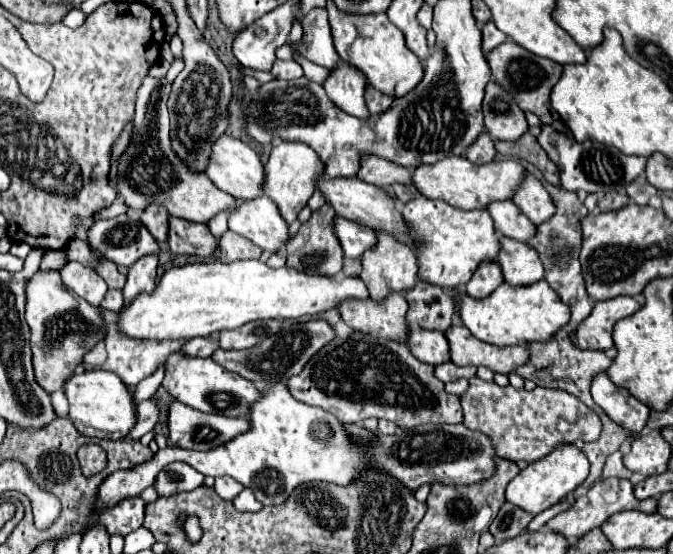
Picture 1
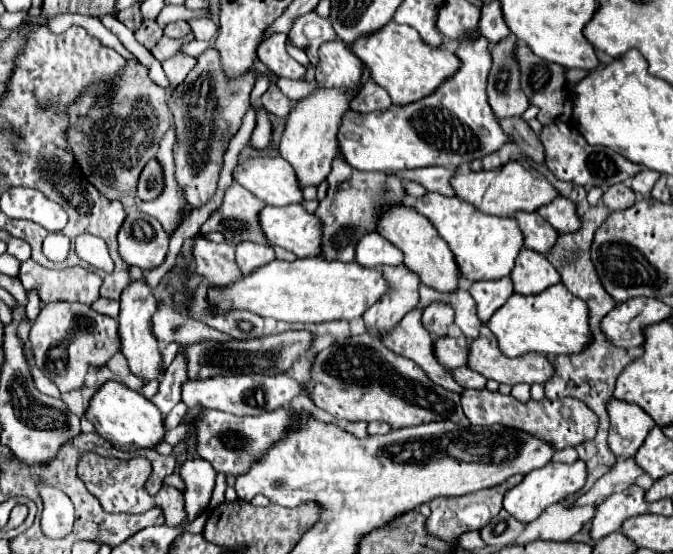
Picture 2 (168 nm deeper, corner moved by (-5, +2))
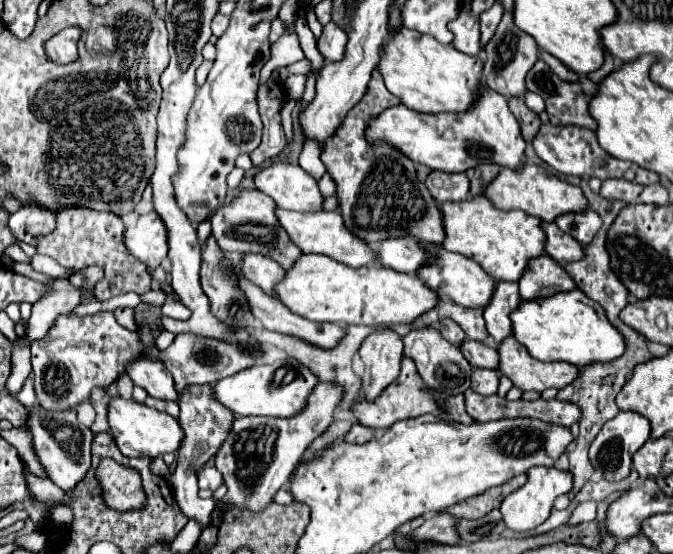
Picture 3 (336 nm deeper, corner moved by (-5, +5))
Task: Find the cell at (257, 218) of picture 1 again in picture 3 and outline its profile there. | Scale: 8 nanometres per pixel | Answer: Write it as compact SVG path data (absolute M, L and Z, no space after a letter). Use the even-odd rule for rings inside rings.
M276 208L276 218L280 226L286 230L290 240L304 252L304 254L324 254L330 256L338 262L344 262L346 266L360 268L376 262L374 252L368 248L366 242L360 242L352 234L348 234L348 228L344 226L342 218L338 212L328 212L328 210L318 210L318 212L290 212Z

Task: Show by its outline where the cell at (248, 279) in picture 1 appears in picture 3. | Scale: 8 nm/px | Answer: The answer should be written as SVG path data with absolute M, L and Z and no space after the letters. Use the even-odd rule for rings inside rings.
M302 254L274 290L280 302L294 314L312 322L336 322L344 326L392 326L412 322L438 302L434 290L424 286L414 274L400 274L378 264L352 268L320 254Z

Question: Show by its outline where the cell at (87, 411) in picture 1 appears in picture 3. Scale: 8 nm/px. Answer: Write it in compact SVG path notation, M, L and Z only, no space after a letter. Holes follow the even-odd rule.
M114 396L108 404L108 424L110 424L110 434L118 446L118 450L124 456L162 456L166 452L174 452L180 446L182 440L182 428L178 422L160 410L154 410L146 404L140 404L136 400L126 400L120 396Z

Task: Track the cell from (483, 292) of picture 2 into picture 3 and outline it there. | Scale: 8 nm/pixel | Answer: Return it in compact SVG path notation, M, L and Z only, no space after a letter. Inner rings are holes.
M496 282L490 304L484 308L484 320L490 336L500 344L500 338L512 334L512 324L508 314L520 304L516 282Z

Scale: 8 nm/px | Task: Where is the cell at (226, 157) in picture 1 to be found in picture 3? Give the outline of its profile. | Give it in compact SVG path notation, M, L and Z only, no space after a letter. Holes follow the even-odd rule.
M274 162L266 168L258 168L254 176L258 190L268 194L278 208L310 212L322 208L322 194L316 180L298 164Z

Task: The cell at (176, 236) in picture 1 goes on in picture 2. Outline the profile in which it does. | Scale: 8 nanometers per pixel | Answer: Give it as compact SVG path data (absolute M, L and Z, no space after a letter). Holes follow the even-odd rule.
M202 235L196 239L192 257L196 273L208 281L210 287L222 289L224 285L236 283L242 273L234 261L234 247L226 243L210 243Z

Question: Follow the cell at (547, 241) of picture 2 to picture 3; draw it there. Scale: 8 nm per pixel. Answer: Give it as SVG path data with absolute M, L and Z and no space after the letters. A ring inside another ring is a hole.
M542 222L542 230L546 234L544 250L558 264L574 262L574 260L580 260L584 256L584 250L582 250L580 242L576 242L570 234L562 232L554 222Z

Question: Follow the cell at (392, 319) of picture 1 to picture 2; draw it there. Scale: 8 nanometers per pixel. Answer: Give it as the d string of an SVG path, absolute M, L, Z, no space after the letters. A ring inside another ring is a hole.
M412 309L410 313L406 313L404 319L390 333L384 335L382 343L394 353L404 355L420 365L420 369L424 369L428 379L432 379L436 385L454 393L462 391L462 387L452 377L452 371L438 363L434 355L434 341L422 325L422 311Z

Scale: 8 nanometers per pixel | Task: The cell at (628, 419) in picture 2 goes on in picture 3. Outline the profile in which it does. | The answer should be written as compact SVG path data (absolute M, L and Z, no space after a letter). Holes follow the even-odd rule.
M632 410L618 412L616 418L612 418L612 420L608 420L604 424L600 434L592 442L592 446L590 446L590 460L592 460L594 468L604 474L606 480L618 482L618 480L622 480L622 478L626 478L630 474L632 456L648 438L650 438L650 422L648 422L648 418L644 418L642 414L632 412Z

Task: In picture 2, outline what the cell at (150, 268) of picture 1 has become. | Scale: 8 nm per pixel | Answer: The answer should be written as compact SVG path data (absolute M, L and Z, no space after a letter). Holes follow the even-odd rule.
M136 279L132 285L128 285L120 297L120 341L122 341L122 353L128 361L130 371L140 377L142 381L160 381L162 377L162 353L160 353L160 343L156 341L152 333L152 313L156 311L156 299L152 295L152 289L146 285L144 279Z

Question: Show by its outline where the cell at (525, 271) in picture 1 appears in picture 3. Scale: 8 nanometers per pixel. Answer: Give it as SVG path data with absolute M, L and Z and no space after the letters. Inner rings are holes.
M548 254L530 258L518 284L520 284L520 296L524 300L546 298L556 292L576 288L574 280Z

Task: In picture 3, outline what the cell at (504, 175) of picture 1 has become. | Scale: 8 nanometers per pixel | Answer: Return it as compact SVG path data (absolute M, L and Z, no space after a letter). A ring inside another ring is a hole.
M524 164L524 166L520 166L520 170L502 168L500 174L492 182L488 182L488 186L484 188L484 196L498 210L524 210L526 214L536 216L544 222L554 222L556 216L560 216L564 212L580 212L580 210L588 208L588 202L578 186L562 182L546 168L532 166L532 164Z

